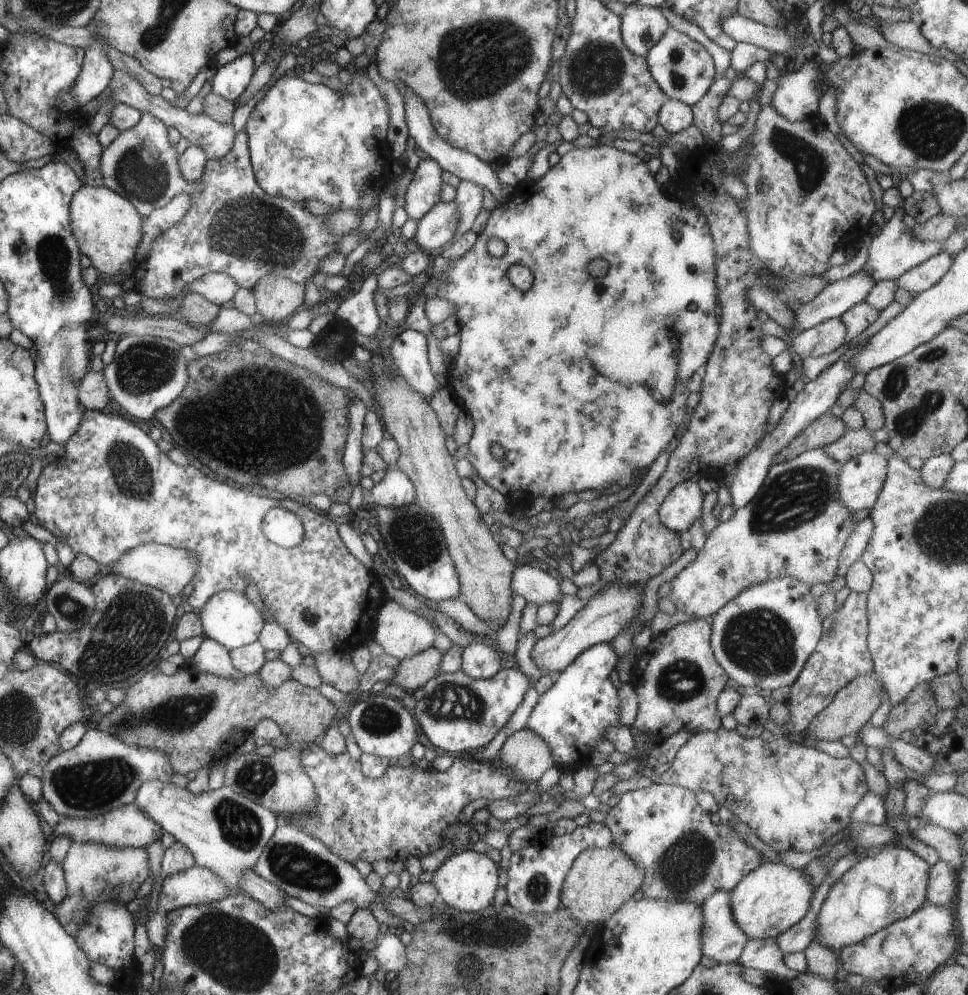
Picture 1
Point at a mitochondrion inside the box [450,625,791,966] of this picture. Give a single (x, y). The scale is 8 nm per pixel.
(686, 863)

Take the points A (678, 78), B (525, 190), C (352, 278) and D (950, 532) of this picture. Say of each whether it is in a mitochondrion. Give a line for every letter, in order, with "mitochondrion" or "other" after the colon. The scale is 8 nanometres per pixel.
A: mitochondrion
B: other
C: other
D: mitochondrion

